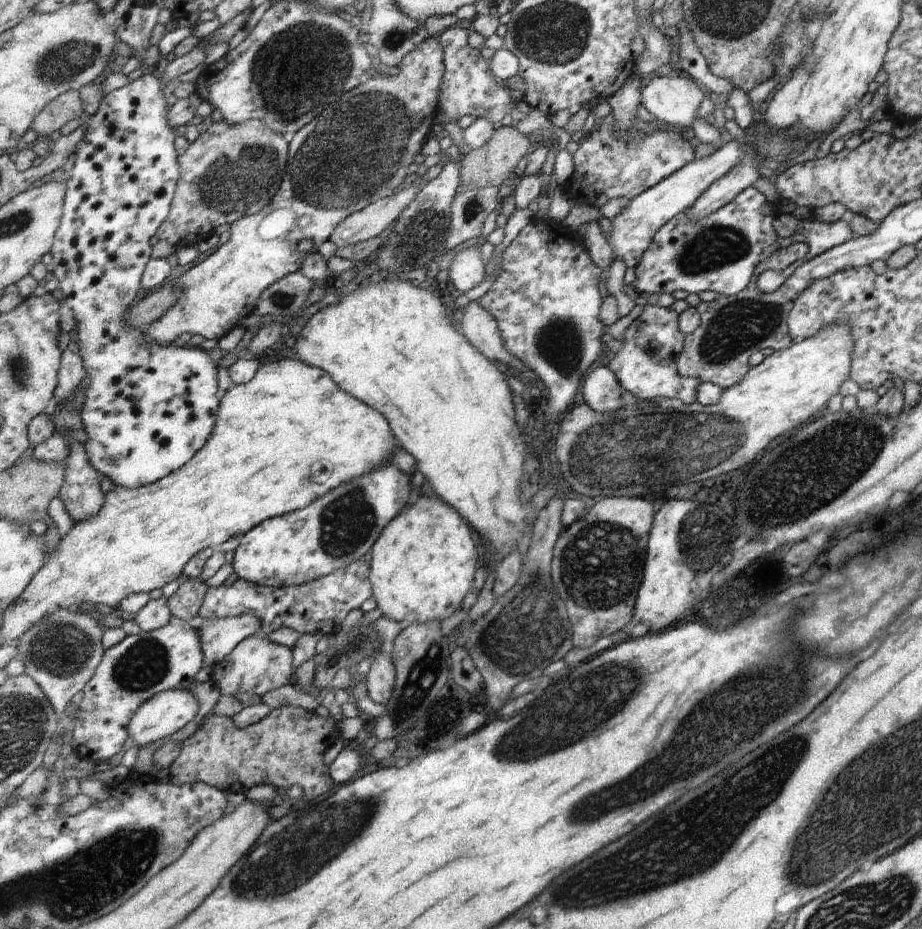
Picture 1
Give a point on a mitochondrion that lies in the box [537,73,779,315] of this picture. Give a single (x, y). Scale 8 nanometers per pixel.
(717, 245)

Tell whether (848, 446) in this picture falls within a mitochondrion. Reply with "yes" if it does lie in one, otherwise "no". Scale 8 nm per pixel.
yes

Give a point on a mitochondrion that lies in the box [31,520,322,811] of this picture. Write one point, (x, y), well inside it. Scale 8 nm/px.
(144, 664)

